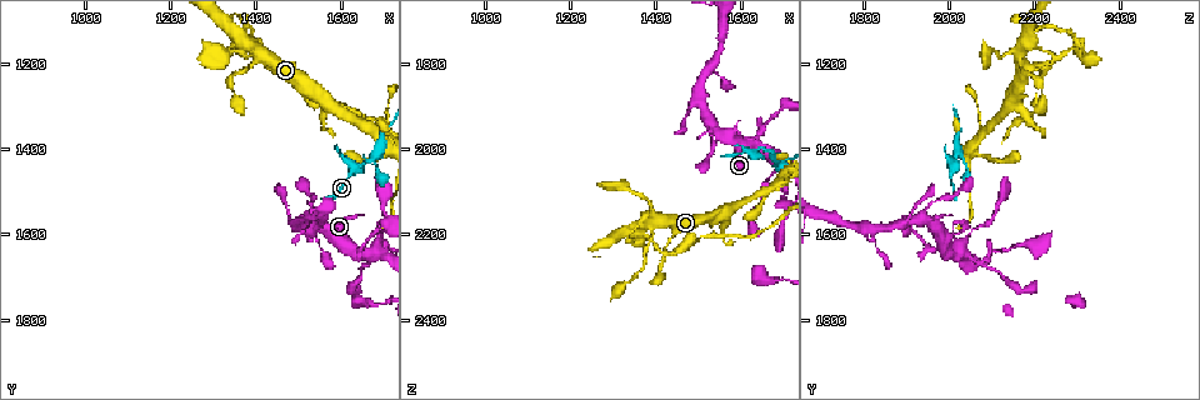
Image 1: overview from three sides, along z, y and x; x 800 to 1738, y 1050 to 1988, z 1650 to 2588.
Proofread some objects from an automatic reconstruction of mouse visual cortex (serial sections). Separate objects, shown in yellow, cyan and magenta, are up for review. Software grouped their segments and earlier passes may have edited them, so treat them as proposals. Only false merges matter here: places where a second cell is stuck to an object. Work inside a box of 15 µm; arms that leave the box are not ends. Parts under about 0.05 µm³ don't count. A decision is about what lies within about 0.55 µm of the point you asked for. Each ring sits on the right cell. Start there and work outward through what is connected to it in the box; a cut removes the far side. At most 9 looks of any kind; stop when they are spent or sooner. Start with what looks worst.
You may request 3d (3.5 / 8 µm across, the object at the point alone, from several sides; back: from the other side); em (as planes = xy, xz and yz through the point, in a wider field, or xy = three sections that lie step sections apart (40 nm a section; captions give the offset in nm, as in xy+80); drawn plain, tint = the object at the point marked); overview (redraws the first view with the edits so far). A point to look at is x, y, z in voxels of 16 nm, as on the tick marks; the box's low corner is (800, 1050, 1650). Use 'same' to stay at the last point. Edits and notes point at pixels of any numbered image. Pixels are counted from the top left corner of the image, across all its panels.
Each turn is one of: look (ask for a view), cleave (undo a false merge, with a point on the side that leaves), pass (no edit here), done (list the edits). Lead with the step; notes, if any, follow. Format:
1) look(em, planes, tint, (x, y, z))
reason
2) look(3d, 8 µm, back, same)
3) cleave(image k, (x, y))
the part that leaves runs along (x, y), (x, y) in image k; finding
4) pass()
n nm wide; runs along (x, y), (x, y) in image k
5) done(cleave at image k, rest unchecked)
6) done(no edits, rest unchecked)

look(3d, 3.5 µm, (1645, 1430, 1995))
a narrow waist

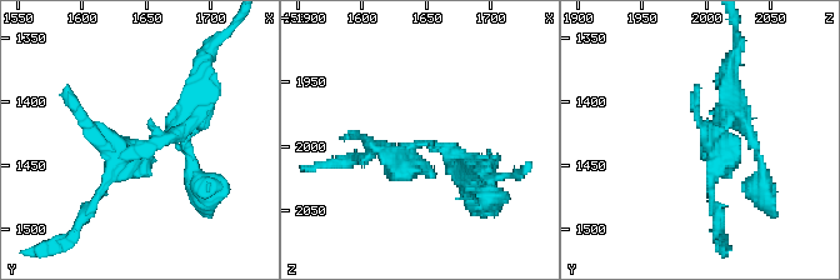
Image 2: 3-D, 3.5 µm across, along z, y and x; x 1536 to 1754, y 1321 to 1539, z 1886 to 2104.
look(em, xy, step 2, tint, (1650, 1436, 1996))

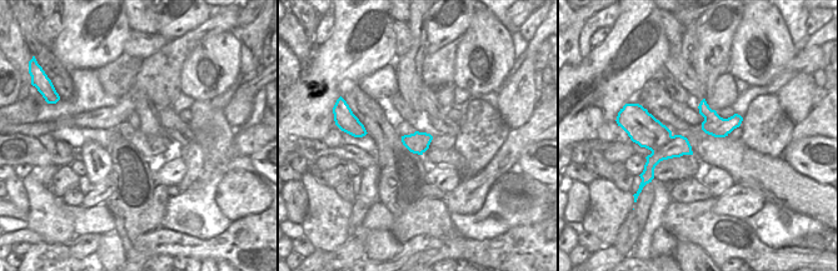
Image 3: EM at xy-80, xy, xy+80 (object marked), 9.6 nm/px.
pass()
runs along (96, 200), (124, 154), (189, 116) in image 2; continuous, no second cell

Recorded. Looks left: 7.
look(3d, 3.5 µm, (1525, 1570, 1940))
thin arm on a thick one

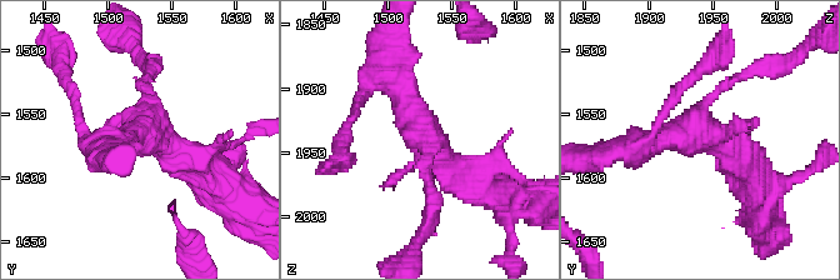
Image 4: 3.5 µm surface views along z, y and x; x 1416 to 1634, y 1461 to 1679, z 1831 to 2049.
look(em, xy, step 1, tint, (1532, 1564, 1938))
now the EM

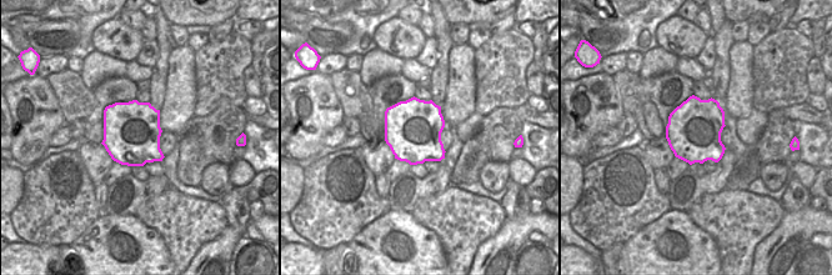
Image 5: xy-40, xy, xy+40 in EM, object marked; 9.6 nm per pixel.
look(em, planes, tint, same)

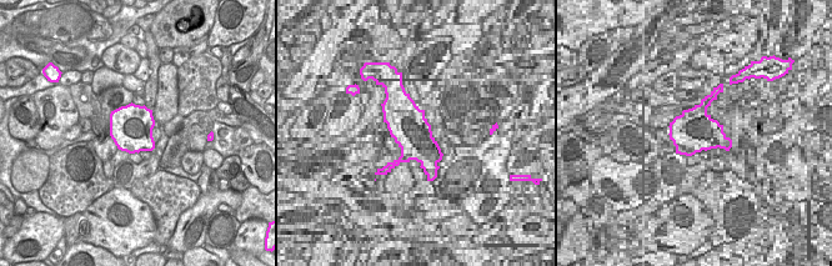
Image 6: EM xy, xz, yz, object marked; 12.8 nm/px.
pass()
runs along (480, 189), (438, 158), (388, 70) in image 4; one cell here

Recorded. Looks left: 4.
look(3d, 3.5 µm, (1425, 1190, 2250))
three-way junction

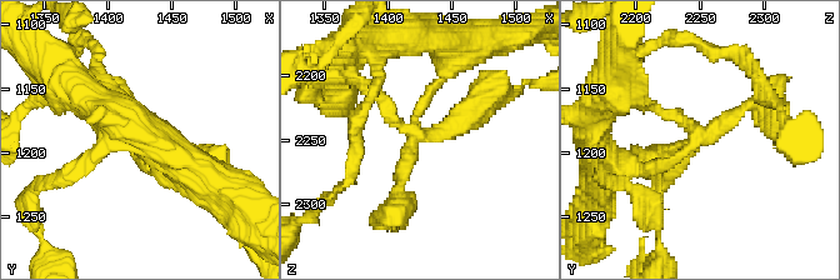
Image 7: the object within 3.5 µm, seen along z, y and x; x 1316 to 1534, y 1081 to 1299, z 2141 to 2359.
look(em, xy, step 2, tint, (1420, 1192, 2246))
3 arms; arms of 150, 150, 250 nm; need the tissue

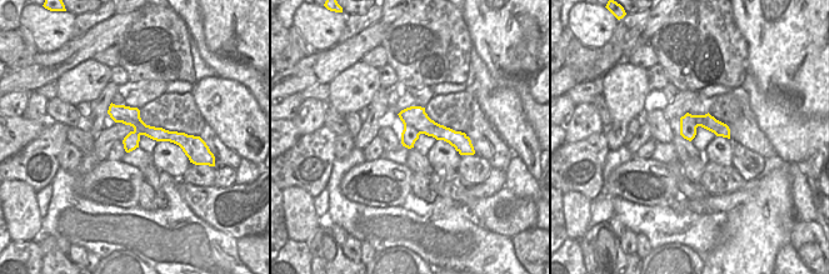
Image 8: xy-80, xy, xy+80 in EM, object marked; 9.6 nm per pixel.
pass()
runs along (111, 109), (143, 129), (184, 140) in image 8; continuous, no second cell

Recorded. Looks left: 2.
look(3d, 3.5 µm, (1700, 1600, 2045))
calibre changes

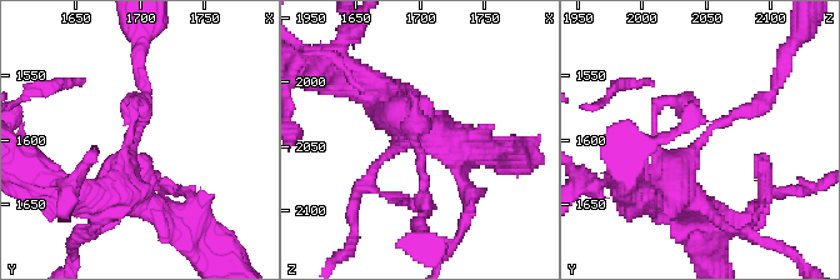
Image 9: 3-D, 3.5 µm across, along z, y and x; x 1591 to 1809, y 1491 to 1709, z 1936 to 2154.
look(em, xy, step 3, tint, (1694, 1598, 2050))
arms of 150, 500 nm; shape alone is not enough

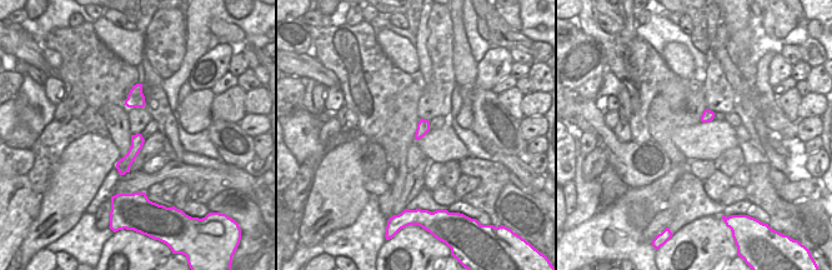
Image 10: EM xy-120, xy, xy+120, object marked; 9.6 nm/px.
pass()
runs along (139, 138), (135, 149), (121, 170) in image 10; continuous, no second cell

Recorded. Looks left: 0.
done(no edits, rest unchecked)

